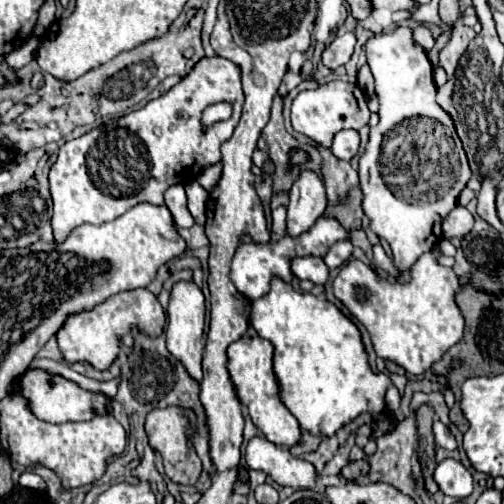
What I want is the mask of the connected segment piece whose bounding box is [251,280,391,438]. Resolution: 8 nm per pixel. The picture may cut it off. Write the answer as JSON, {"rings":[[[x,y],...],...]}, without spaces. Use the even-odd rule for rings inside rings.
{"rings":[[[273,280],[269,294],[253,300],[251,326],[275,348],[273,372],[279,382],[279,396],[281,402],[289,408],[289,412],[297,418],[303,432],[329,438],[361,414],[383,414],[385,392],[391,384],[389,374],[371,370],[359,328],[335,304],[325,300],[323,295],[295,292],[283,280]]]}

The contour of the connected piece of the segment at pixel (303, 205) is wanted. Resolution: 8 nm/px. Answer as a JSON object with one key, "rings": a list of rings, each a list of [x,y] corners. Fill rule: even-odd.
{"rings":[[[301,172],[291,188],[291,204],[287,208],[287,234],[299,238],[325,212],[325,186],[313,172]]]}

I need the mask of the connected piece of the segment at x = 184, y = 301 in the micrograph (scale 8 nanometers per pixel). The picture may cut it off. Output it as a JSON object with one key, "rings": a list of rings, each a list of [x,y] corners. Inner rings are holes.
{"rings":[[[177,282],[171,290],[171,300],[167,308],[169,326],[167,326],[167,350],[185,366],[187,374],[195,380],[203,380],[201,356],[205,348],[203,340],[203,322],[205,322],[205,298],[203,292],[193,282]]]}

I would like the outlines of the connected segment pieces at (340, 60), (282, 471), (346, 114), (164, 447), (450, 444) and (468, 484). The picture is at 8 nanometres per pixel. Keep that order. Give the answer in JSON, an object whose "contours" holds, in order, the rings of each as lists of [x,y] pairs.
{"contours":[[[[353,32],[337,36],[321,54],[323,66],[327,66],[329,70],[337,70],[339,66],[345,66],[353,54],[353,46],[355,46],[355,34]]],[[[257,436],[247,444],[245,458],[249,468],[263,470],[281,486],[291,486],[295,490],[315,486],[317,472],[311,462],[291,456],[285,446],[277,446],[263,436]]],[[[335,80],[335,82],[327,82],[321,84],[315,90],[305,90],[299,92],[297,98],[293,100],[291,106],[291,124],[297,132],[313,138],[317,144],[329,148],[333,136],[343,130],[343,128],[363,128],[369,122],[369,106],[367,106],[367,98],[365,92],[351,82],[343,82],[343,80]]],[[[169,406],[169,408],[161,408],[161,410],[153,410],[147,416],[147,436],[149,436],[149,444],[153,450],[157,450],[163,458],[163,466],[165,466],[165,474],[177,482],[177,484],[189,484],[193,486],[201,474],[201,462],[195,454],[195,450],[189,446],[189,438],[187,438],[187,428],[189,428],[189,420],[185,416],[185,412],[179,406]]],[[[435,416],[435,420],[433,420],[433,432],[435,432],[435,444],[437,444],[437,446],[447,448],[447,450],[455,450],[455,448],[457,448],[457,442],[455,442],[451,430],[449,430],[443,422],[439,422],[437,416]]],[[[447,458],[441,464],[437,464],[435,482],[439,484],[443,494],[459,500],[467,498],[473,492],[471,472],[459,460],[453,460],[453,458]]]]}

